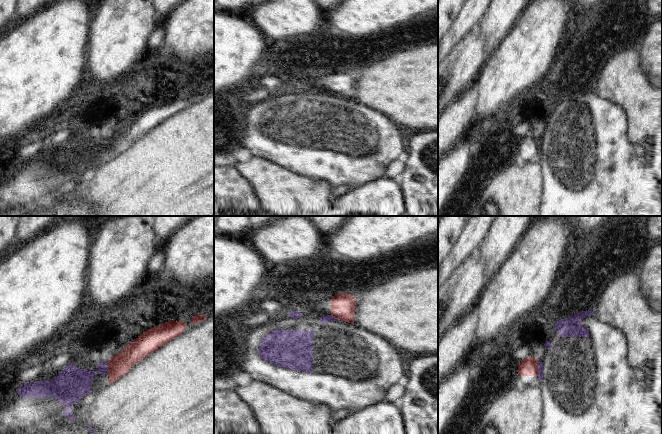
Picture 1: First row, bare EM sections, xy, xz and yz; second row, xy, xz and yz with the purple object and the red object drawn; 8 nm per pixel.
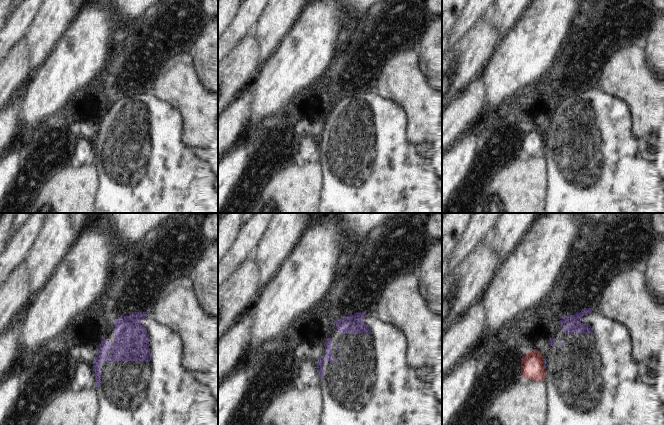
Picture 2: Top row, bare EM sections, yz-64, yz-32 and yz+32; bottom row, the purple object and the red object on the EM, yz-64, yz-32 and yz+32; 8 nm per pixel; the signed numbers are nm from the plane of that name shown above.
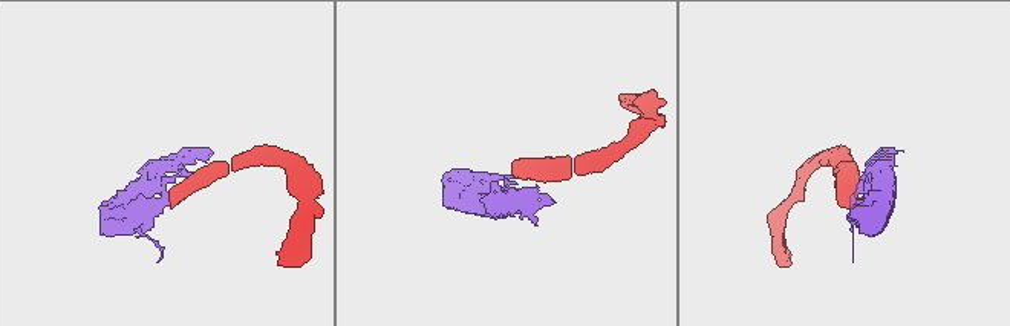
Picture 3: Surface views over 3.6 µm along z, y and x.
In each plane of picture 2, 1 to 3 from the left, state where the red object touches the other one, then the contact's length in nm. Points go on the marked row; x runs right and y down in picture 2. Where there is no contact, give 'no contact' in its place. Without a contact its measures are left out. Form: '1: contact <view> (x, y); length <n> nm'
1: no contact
2: no contact
3: contact yz+32 (544, 365); length 100 nm

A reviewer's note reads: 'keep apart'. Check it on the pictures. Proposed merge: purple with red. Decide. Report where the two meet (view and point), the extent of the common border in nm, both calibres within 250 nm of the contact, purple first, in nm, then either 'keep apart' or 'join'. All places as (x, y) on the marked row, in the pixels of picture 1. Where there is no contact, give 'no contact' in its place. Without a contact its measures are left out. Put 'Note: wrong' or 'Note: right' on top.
Note: right
contact yz (538, 368); length 120 nm; calibres 50 and 140 nm; keep apart

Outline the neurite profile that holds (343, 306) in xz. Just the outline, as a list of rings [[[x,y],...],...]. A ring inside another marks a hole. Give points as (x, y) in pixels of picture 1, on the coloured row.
[[[340,293],[331,298],[331,315],[341,321],[353,323],[356,300],[351,294]]]

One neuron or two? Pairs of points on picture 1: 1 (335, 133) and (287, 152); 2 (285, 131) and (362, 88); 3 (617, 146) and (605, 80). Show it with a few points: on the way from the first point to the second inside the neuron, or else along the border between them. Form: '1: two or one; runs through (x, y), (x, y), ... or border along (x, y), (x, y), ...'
1: one; runs through (323, 135), (304, 135), (299, 140)
2: two; border along (353, 98), (374, 109)
3: two; border along (595, 90), (600, 96), (618, 104), (626, 116)

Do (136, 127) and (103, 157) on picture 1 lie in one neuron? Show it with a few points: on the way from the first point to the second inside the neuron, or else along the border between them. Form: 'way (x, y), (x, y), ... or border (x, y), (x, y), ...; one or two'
way (128, 134), (111, 151); one

